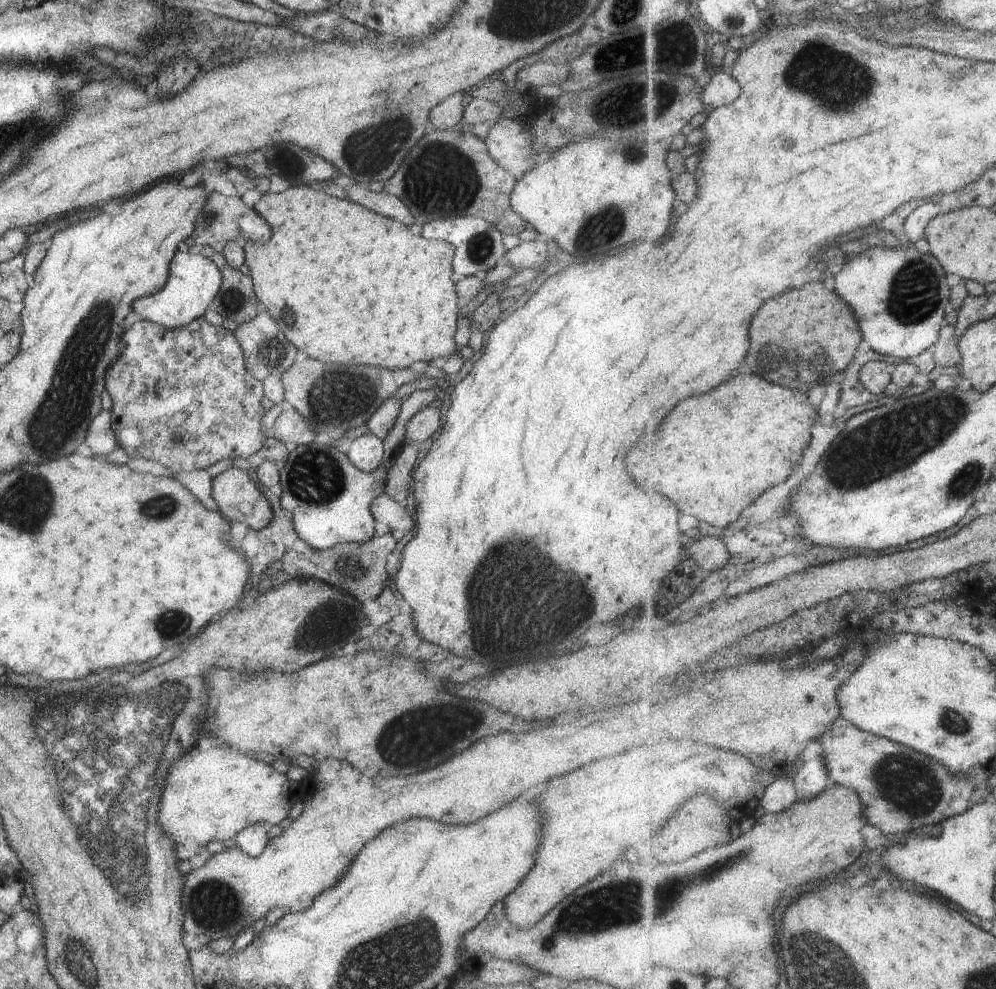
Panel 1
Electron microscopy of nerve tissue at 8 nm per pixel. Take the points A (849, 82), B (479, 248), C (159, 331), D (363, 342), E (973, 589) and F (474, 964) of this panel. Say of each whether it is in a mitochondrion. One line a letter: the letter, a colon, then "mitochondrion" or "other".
A: mitochondrion
B: mitochondrion
C: other
D: other
E: other
F: other

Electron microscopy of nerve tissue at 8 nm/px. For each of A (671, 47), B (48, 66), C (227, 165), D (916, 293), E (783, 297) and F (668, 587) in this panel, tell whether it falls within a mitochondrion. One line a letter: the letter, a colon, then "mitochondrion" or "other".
A: mitochondrion
B: other
C: other
D: mitochondrion
E: other
F: other

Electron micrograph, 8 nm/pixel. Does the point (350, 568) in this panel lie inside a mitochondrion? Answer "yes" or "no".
yes

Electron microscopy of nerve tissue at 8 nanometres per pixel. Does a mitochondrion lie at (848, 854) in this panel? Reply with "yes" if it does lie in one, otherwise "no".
no

